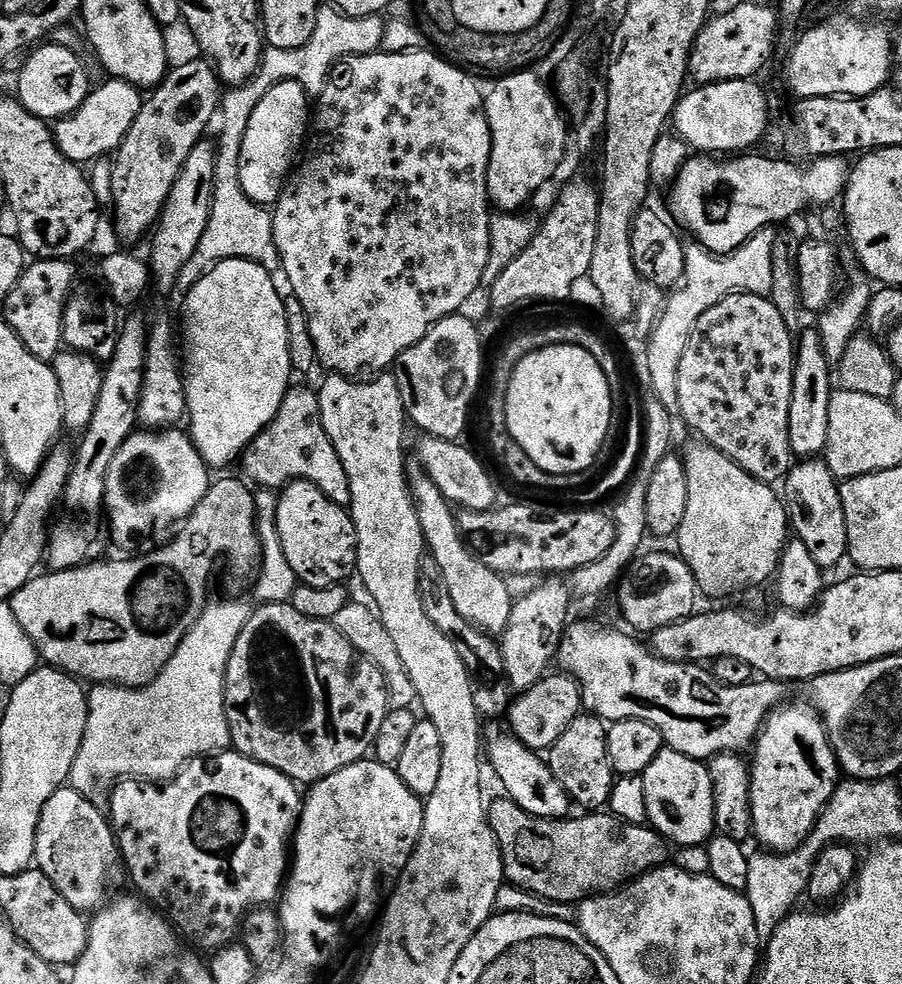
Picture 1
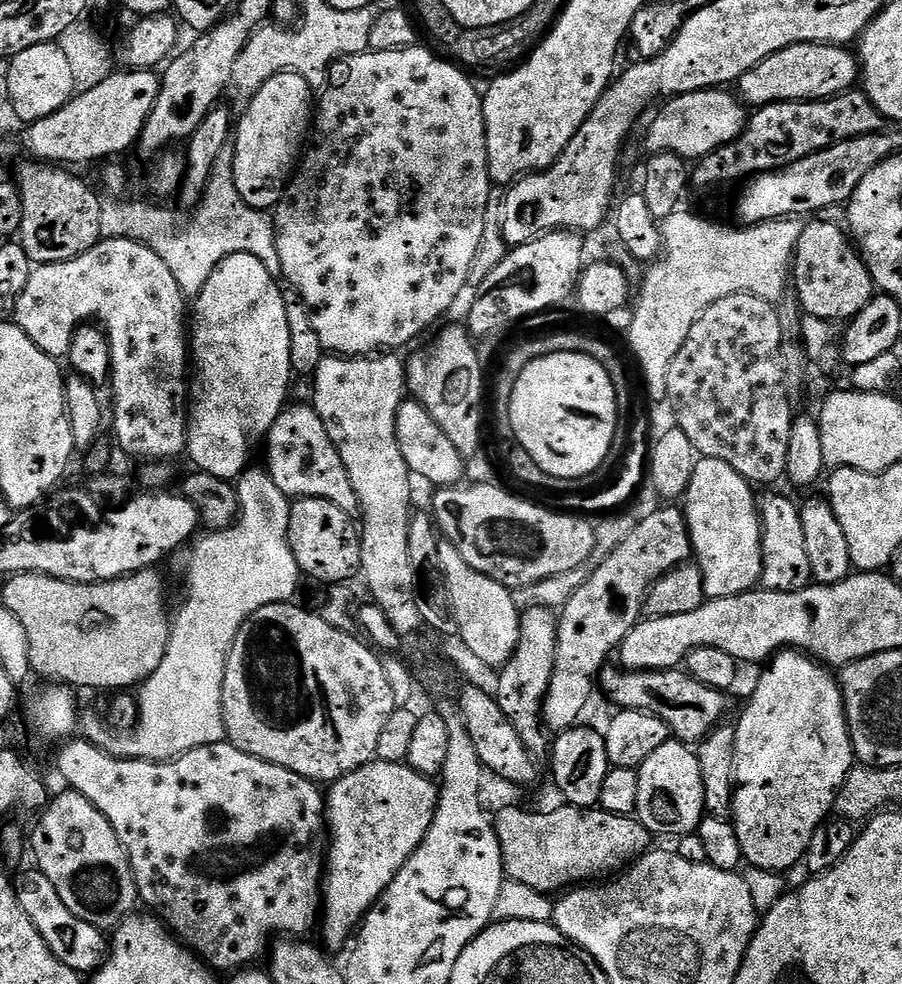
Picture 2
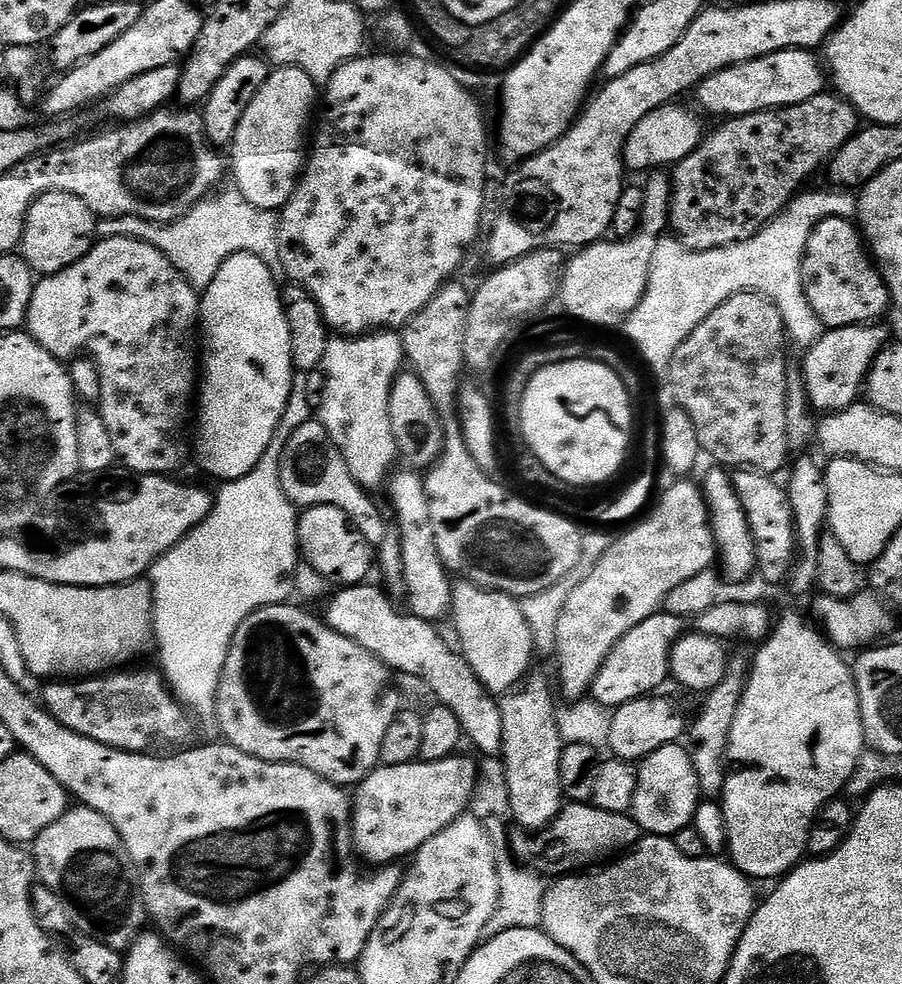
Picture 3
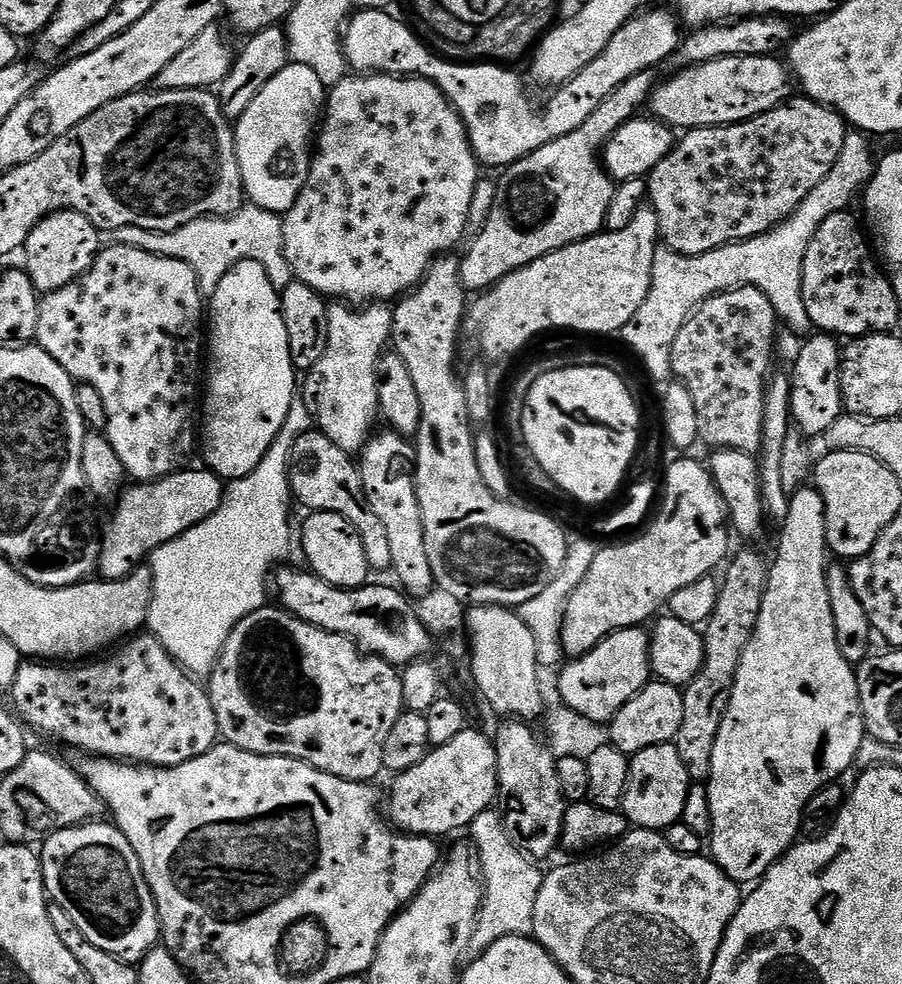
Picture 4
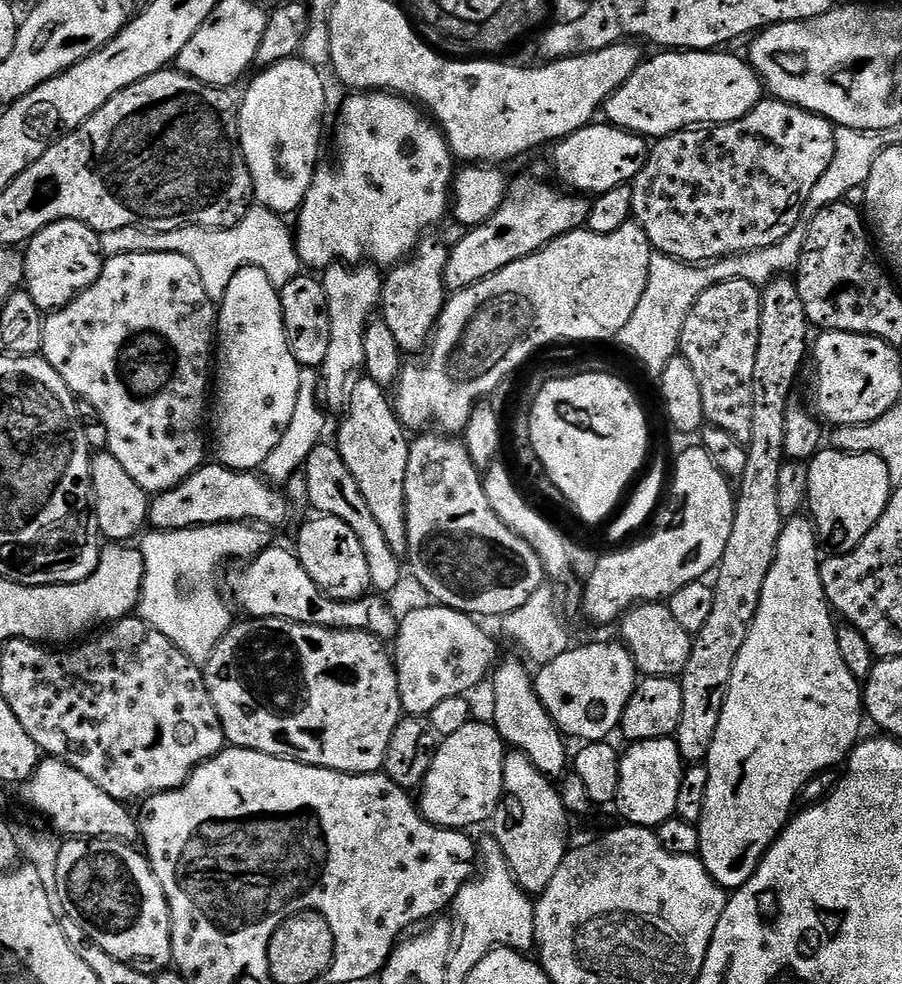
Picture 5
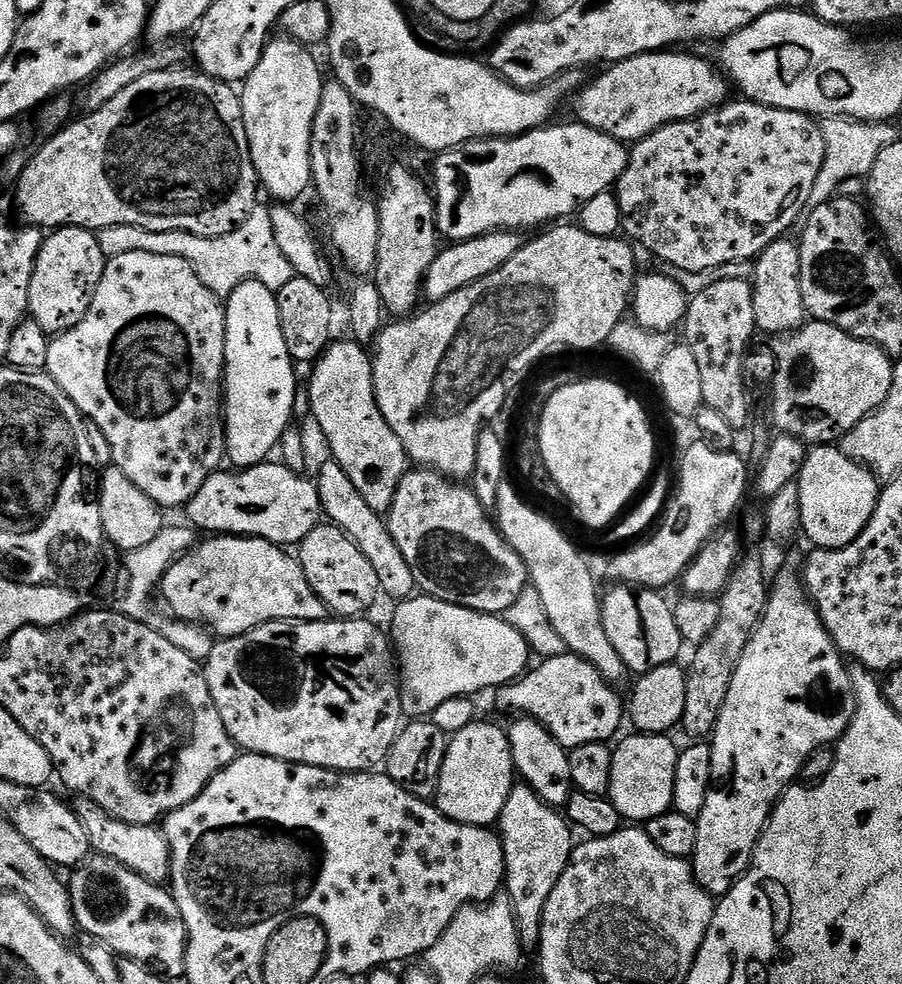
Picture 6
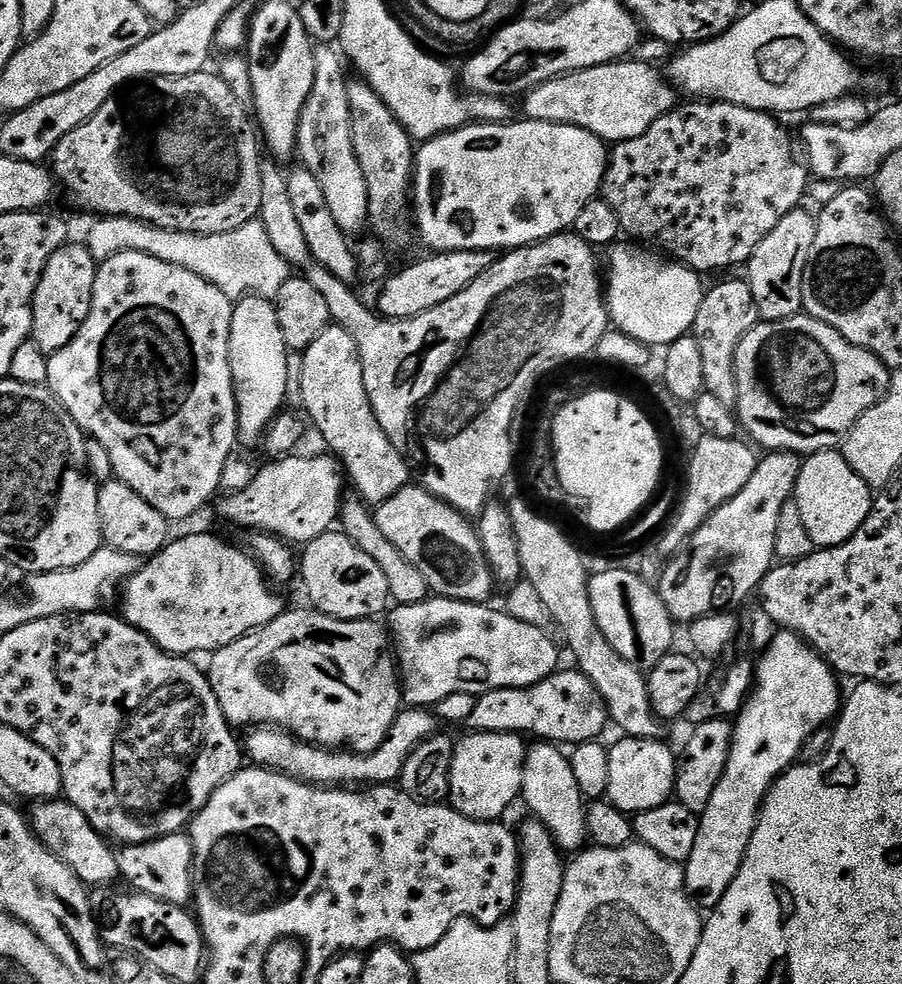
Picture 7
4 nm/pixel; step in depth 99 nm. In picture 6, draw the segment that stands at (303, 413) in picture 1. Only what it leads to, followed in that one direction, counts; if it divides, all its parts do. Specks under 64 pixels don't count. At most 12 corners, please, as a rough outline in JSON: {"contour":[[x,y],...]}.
{"contour":[[340,464],[314,476],[323,515],[366,554],[380,591],[417,591],[385,517]]}

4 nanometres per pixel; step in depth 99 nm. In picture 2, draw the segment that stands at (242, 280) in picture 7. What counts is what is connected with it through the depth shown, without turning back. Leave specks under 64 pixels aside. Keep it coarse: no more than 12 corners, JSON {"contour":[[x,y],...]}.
{"contour":[[219,151],[189,224],[156,204],[104,194],[101,237],[170,266],[186,298],[227,256],[283,277],[273,217]]}

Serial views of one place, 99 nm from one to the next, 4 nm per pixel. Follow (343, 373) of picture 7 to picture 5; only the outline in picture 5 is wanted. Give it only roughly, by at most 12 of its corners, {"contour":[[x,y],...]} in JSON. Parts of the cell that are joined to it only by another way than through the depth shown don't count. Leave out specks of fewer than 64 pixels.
{"contour":[[351,385],[334,439],[390,550],[407,557],[409,433]]}

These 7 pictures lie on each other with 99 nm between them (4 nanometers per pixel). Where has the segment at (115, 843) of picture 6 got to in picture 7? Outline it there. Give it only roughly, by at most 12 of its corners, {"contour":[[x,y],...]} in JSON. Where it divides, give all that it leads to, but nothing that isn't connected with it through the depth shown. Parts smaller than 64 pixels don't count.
{"contour":[[163,836],[116,852],[121,877],[167,904],[194,900],[192,842]]}

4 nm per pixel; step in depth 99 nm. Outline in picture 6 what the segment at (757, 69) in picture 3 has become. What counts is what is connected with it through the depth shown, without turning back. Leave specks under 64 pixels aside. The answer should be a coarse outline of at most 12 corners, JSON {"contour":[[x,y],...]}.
{"contour":[[684,52],[605,67],[579,123],[621,142],[695,120],[729,77]]}

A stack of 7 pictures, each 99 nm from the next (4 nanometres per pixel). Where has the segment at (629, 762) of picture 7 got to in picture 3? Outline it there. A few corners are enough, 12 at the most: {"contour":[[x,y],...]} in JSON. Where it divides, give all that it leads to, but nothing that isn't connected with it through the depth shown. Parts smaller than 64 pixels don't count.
{"contour":[[683,743],[638,764],[631,815],[675,837],[702,802]]}

